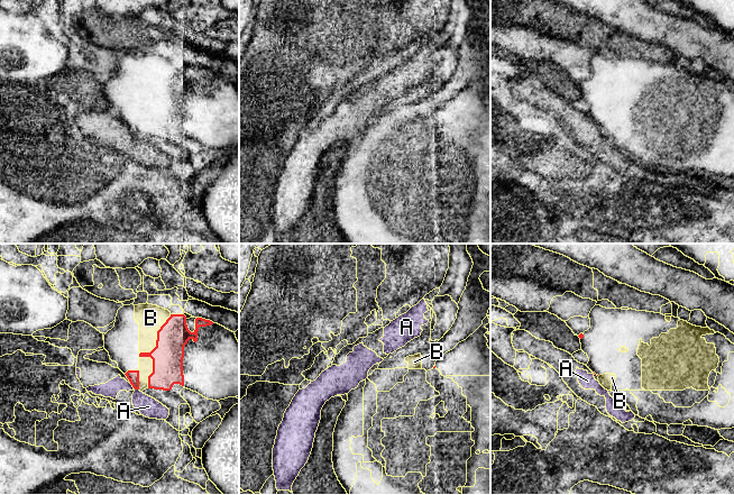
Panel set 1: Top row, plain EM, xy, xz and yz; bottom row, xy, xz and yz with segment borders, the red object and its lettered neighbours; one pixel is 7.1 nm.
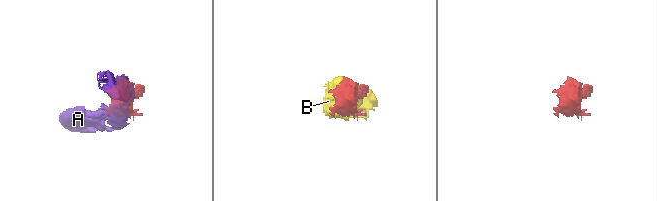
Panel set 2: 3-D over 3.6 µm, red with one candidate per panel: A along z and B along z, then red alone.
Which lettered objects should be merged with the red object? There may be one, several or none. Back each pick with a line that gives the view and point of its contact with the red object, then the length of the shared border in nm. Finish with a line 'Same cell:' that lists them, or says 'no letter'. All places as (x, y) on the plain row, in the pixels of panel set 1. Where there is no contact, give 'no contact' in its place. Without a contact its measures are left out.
B: meets red in xy at (157, 86); contact 360 nm long
Same cell: B

